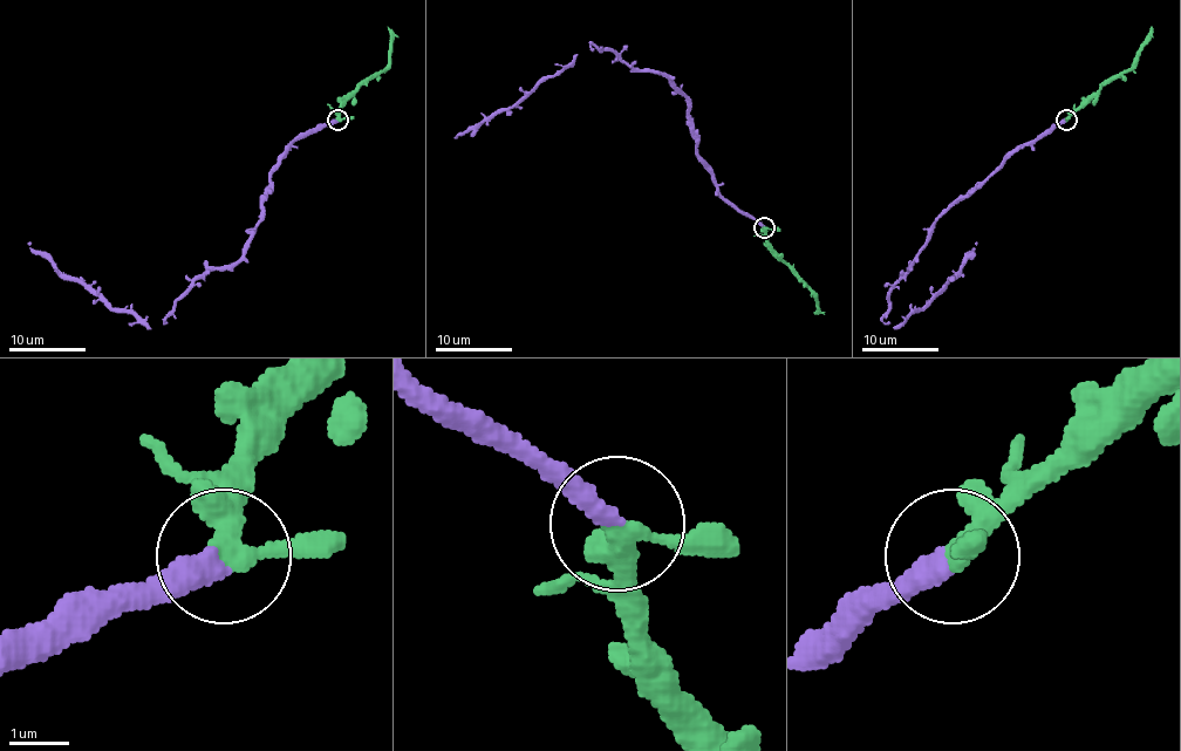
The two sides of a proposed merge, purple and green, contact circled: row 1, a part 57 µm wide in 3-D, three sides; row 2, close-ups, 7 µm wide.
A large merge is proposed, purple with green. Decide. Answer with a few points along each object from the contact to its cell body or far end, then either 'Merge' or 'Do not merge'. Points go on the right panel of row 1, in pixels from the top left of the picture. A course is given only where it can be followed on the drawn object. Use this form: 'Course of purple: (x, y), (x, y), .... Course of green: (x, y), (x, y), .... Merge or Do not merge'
Course of purple: (1066, 118), (1010, 154), (939, 219), (926, 246), (896, 281), (882, 320), (896, 327), (917, 312), (977, 243). Course of green: (1066, 118), (1134, 62), (1135, 52), (1152, 26). Merge

